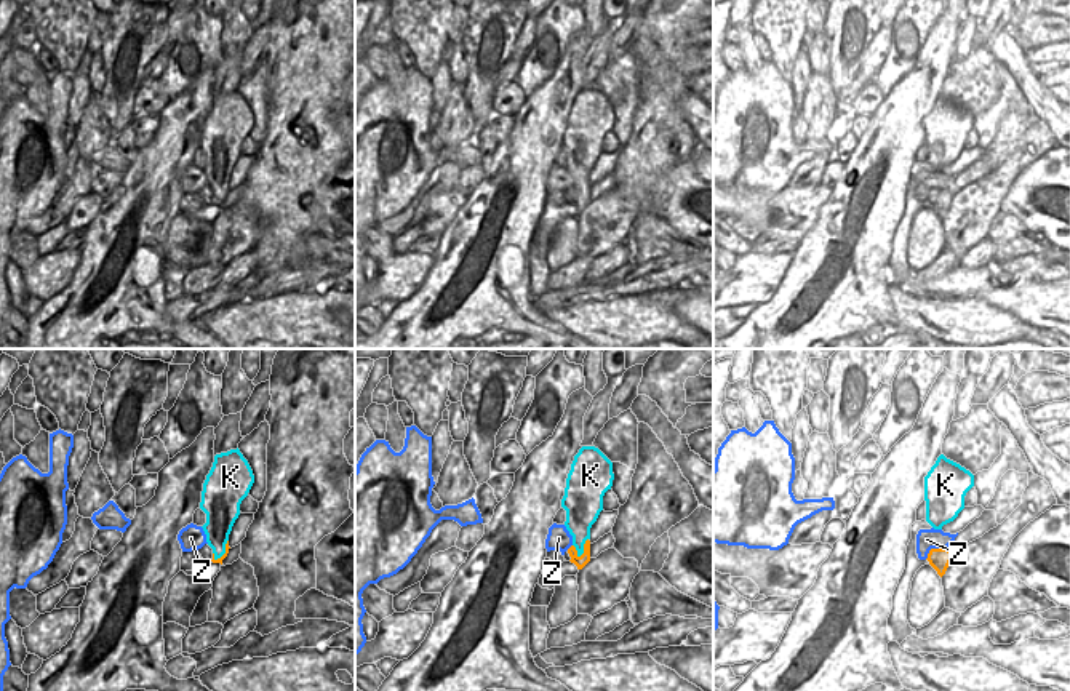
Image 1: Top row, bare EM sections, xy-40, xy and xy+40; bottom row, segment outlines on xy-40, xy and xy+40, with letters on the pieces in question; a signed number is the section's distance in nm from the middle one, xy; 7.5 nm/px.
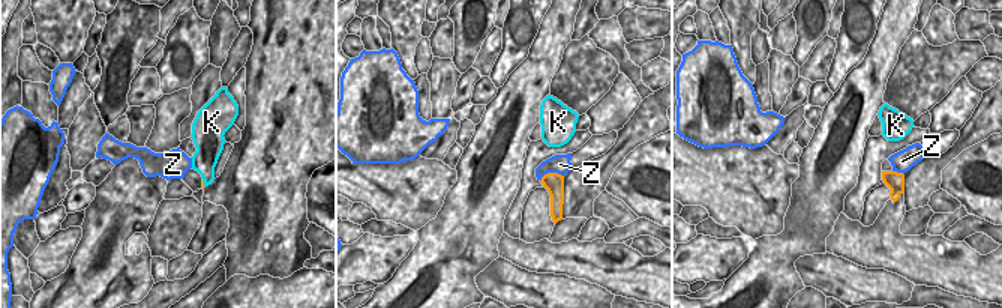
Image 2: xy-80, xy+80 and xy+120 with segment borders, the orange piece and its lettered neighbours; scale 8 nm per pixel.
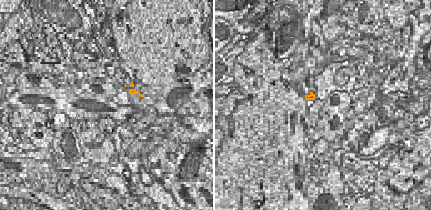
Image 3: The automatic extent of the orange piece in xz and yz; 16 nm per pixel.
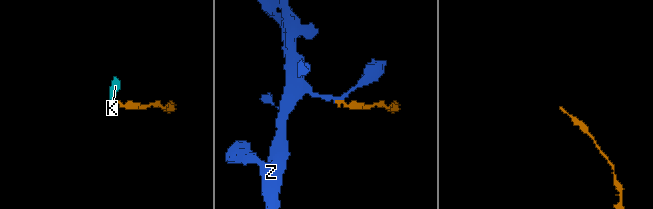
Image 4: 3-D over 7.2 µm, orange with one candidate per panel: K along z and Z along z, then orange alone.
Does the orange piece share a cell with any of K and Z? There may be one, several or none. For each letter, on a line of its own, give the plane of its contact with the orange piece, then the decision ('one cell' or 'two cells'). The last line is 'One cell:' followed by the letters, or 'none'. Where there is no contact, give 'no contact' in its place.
K: meets orange in xy; two cells
Z: meets orange in xy+40; two cells
One cell: none

